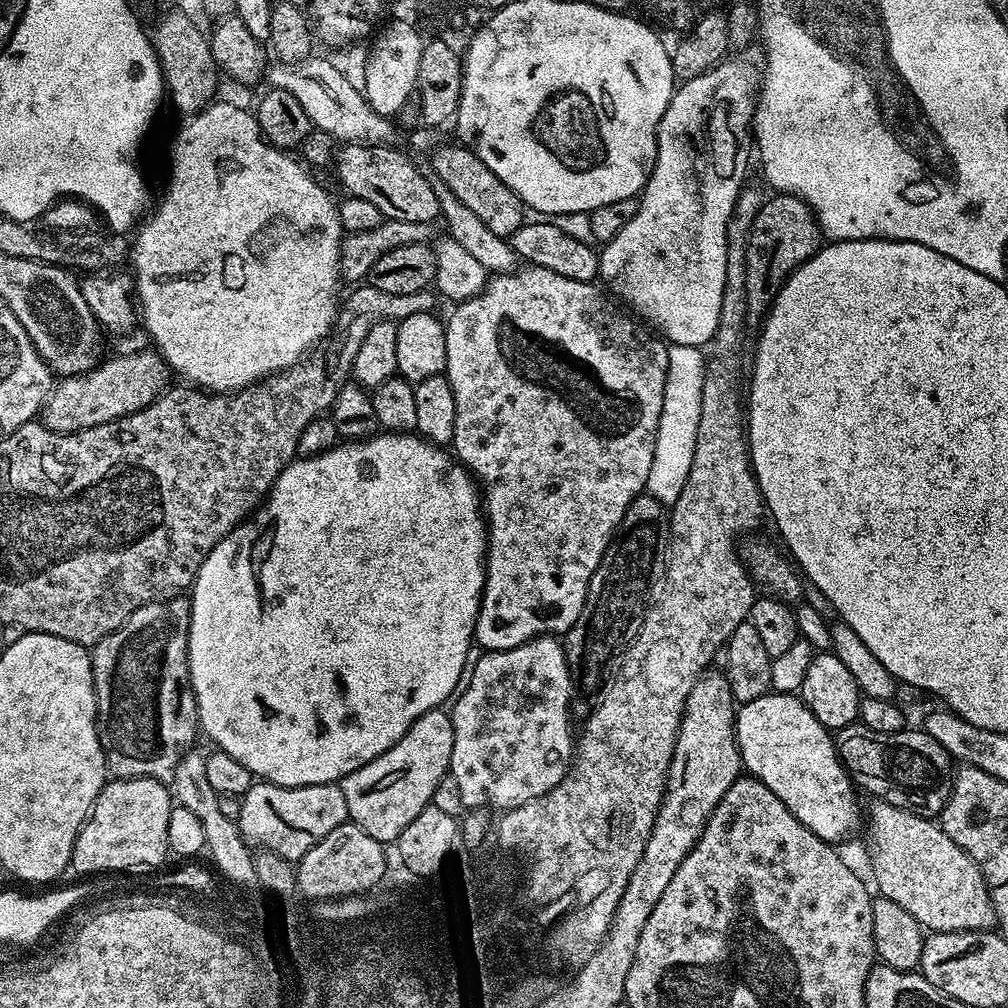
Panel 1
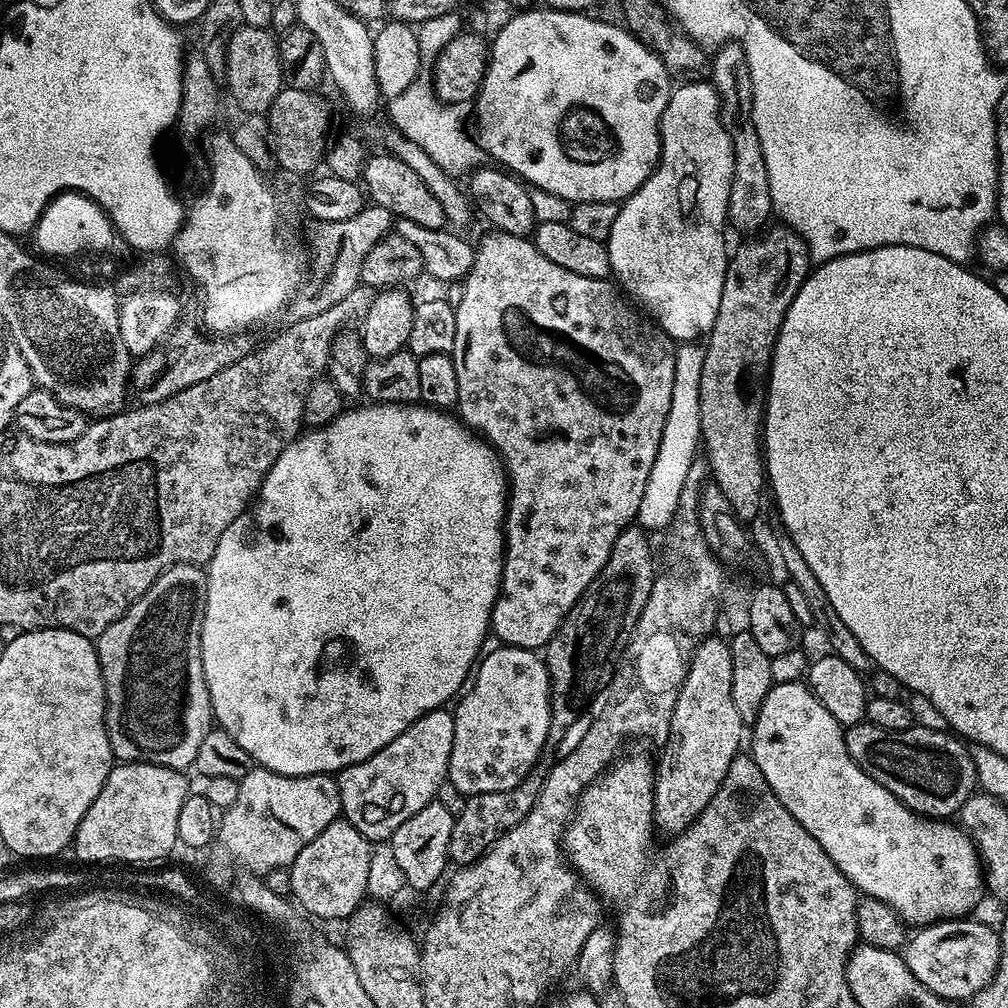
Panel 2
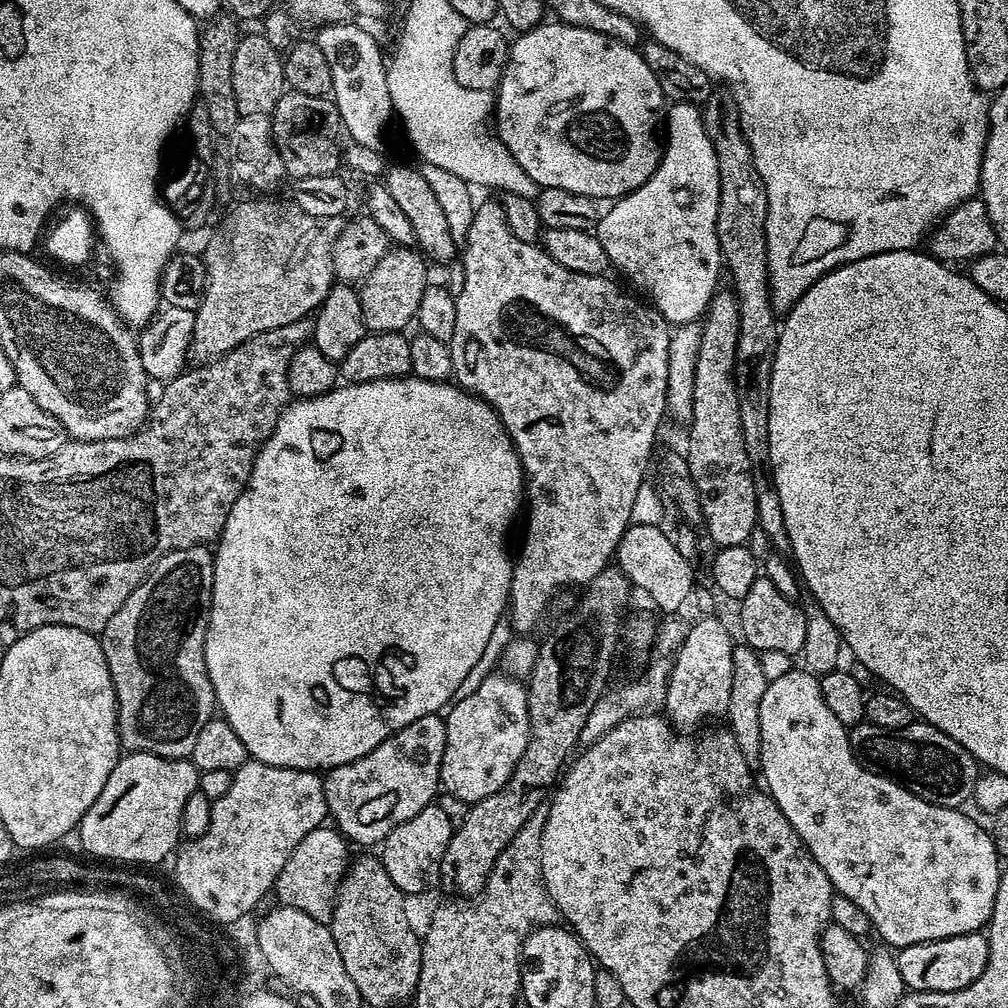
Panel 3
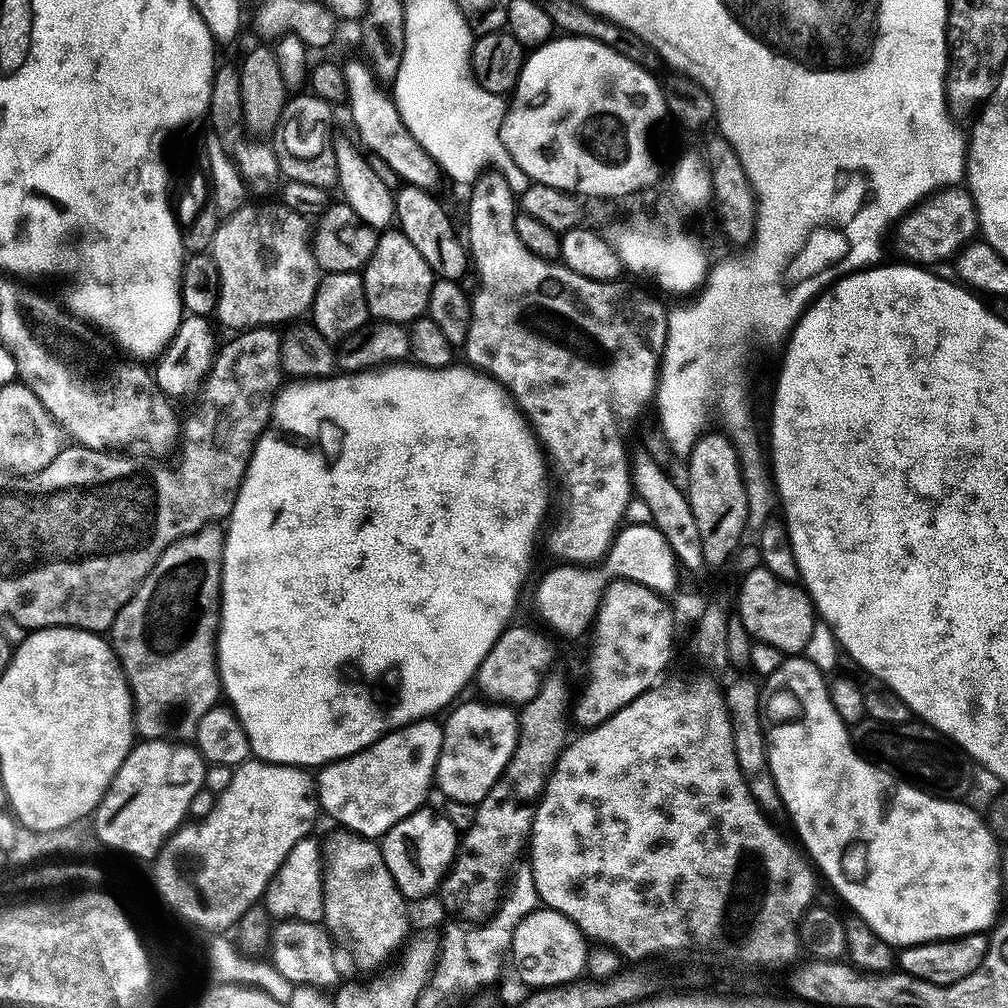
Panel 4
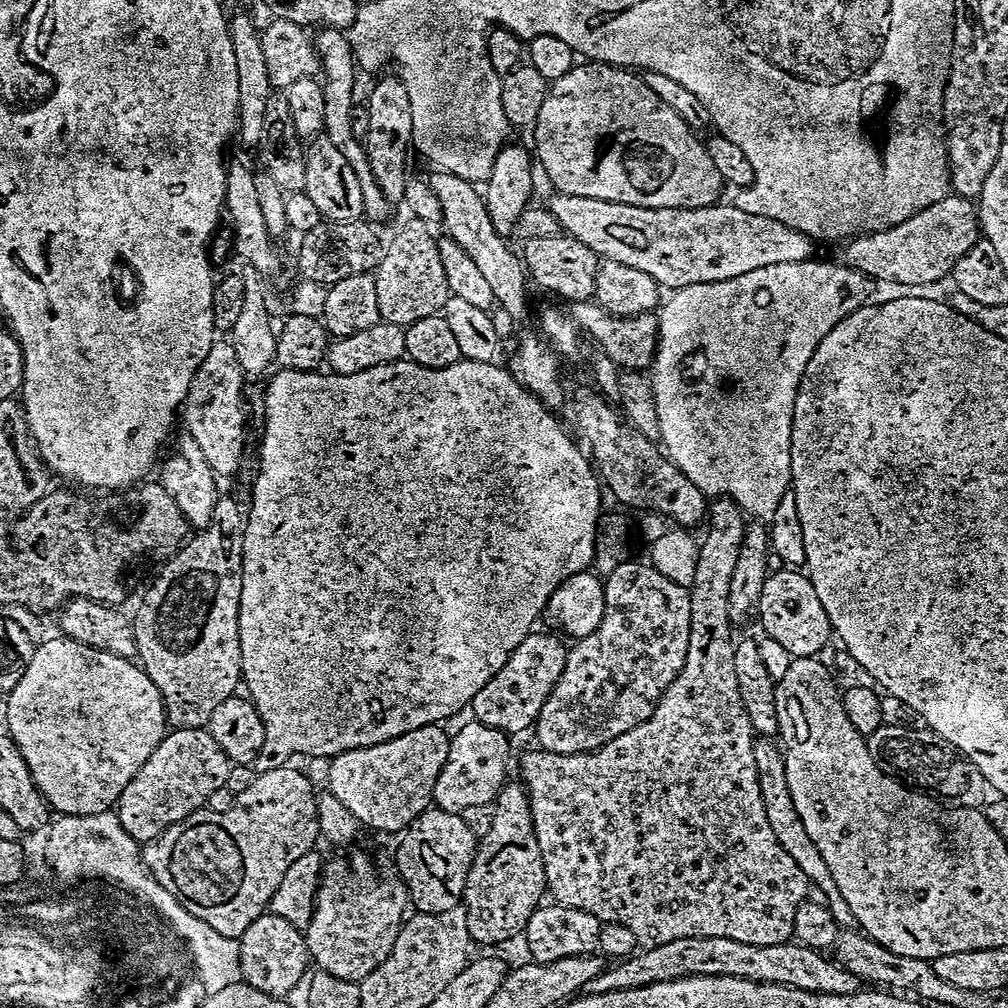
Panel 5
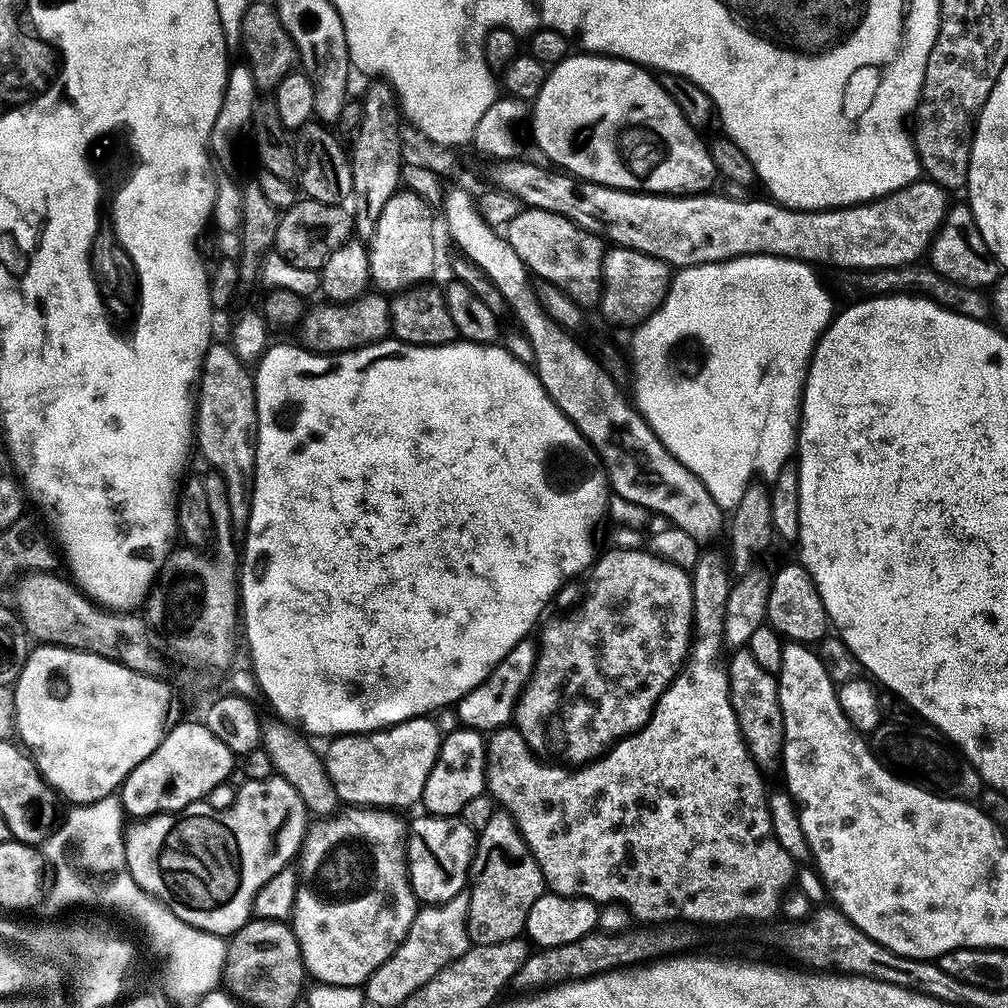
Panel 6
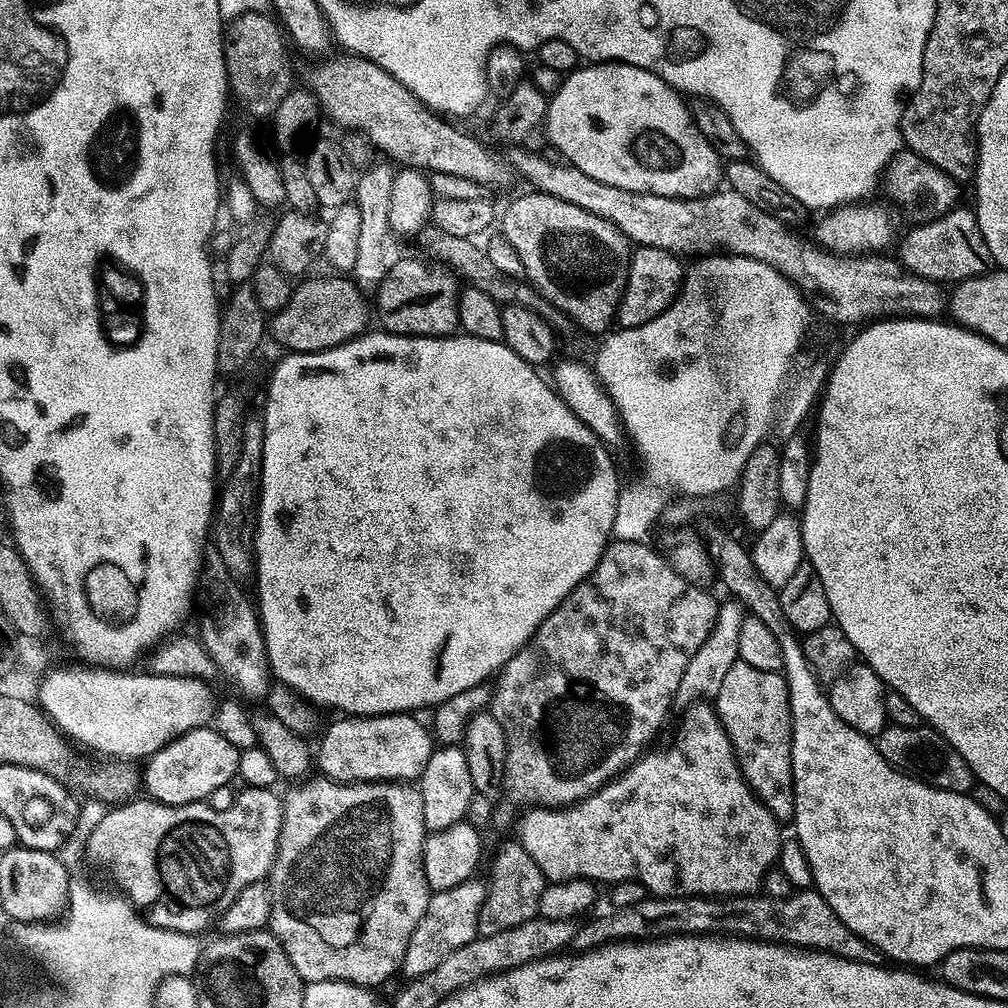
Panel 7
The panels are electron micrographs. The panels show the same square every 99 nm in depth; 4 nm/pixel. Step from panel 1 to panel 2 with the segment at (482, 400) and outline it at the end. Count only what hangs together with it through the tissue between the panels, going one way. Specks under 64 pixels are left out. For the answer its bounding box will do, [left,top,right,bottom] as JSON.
[450,230,677,650]

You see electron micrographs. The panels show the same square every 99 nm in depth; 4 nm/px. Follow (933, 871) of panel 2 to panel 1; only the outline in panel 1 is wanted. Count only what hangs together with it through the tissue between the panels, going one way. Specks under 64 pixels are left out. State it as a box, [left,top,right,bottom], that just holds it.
[736,690,862,842]

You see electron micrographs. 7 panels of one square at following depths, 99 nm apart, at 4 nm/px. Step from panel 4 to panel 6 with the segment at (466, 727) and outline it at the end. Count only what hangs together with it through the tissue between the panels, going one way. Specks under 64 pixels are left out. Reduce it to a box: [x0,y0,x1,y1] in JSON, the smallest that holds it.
[422,726,486,817]

